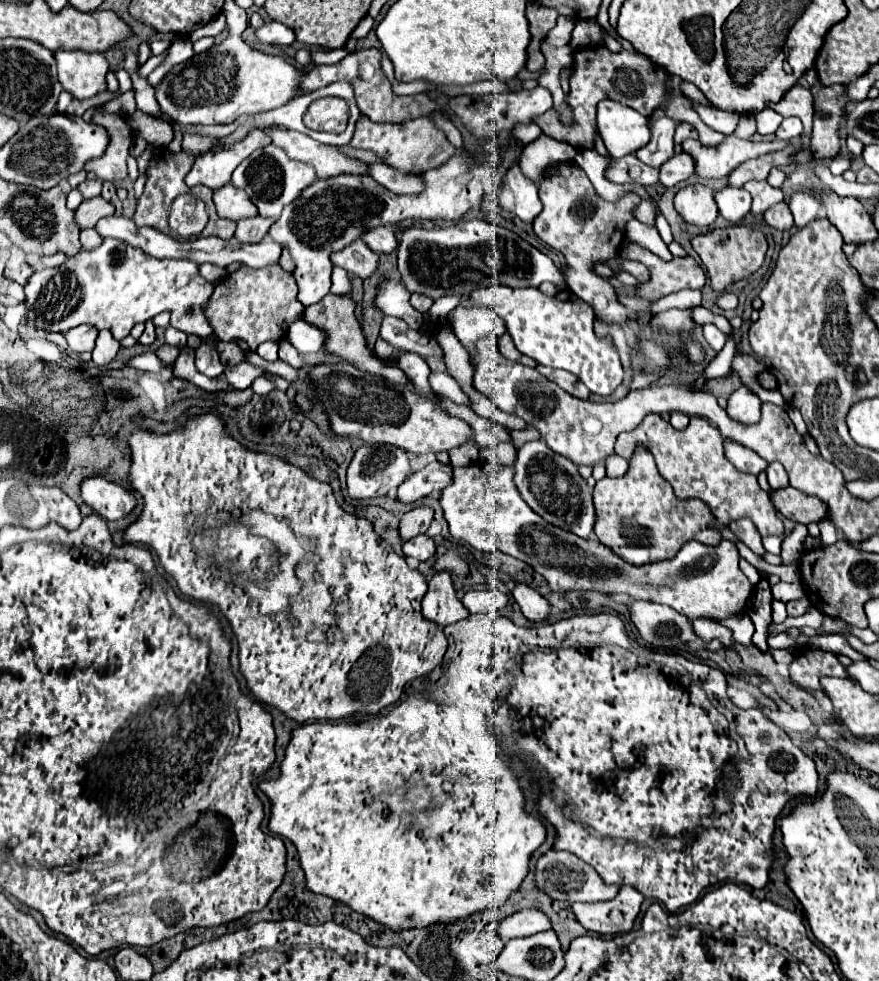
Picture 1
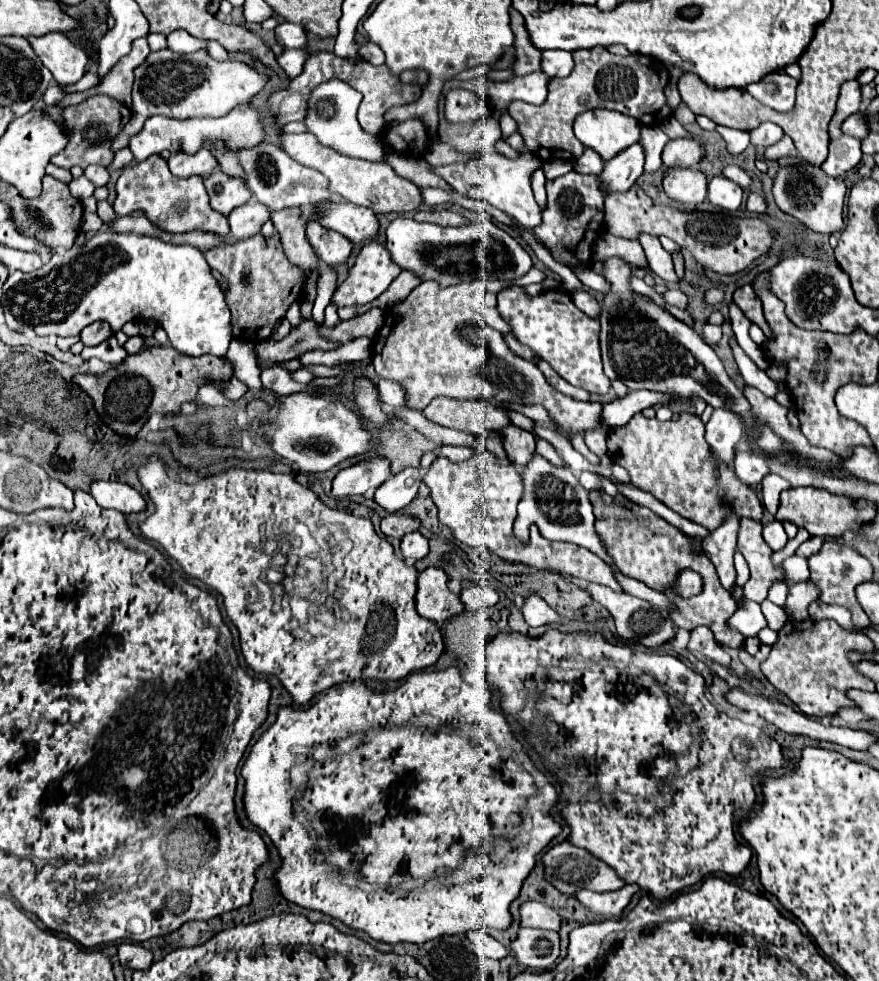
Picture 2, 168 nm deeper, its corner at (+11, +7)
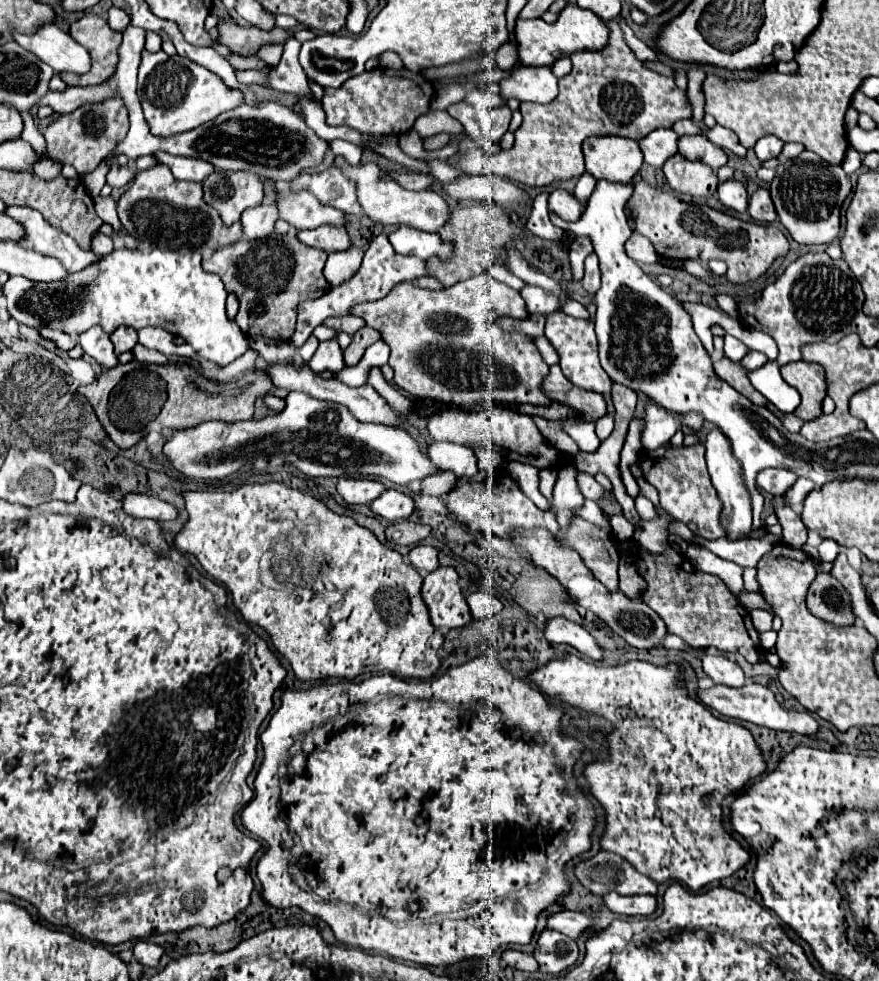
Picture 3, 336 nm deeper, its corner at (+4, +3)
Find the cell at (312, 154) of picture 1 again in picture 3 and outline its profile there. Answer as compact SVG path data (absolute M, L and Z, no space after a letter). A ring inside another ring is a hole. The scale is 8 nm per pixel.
M335 156L333 166L339 168L343 172L343 176L349 178L357 186L357 198L359 198L359 204L361 204L363 212L379 224L407 224L407 226L413 226L417 230L437 232L437 228L443 226L447 222L447 216L451 214L447 202L443 200L443 196L439 192L433 192L433 190L423 190L423 192L405 190L391 176L383 176L381 168L373 162L353 166L343 156Z

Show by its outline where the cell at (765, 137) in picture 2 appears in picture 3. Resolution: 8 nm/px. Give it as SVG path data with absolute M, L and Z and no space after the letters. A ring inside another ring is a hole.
M767 134L767 136L763 136L763 138L759 138L757 140L757 144L755 144L755 154L757 154L757 158L759 160L771 160L771 158L777 158L779 154L781 154L781 148L783 148L783 140L779 138L779 136L773 136L773 134Z

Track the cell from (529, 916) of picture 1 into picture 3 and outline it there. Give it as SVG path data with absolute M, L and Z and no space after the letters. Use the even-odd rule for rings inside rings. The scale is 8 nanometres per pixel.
M561 910L555 914L547 916L547 928L557 930L569 938L577 938L583 930L591 928L595 920L585 916L583 912L571 912L571 910Z

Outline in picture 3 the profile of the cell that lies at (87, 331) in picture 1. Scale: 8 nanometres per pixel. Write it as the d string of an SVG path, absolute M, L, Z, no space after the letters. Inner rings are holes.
M119 326L115 332L111 332L109 338L113 342L117 356L127 352L127 350L133 350L133 346L137 344L137 332L133 328L127 328L127 326Z

